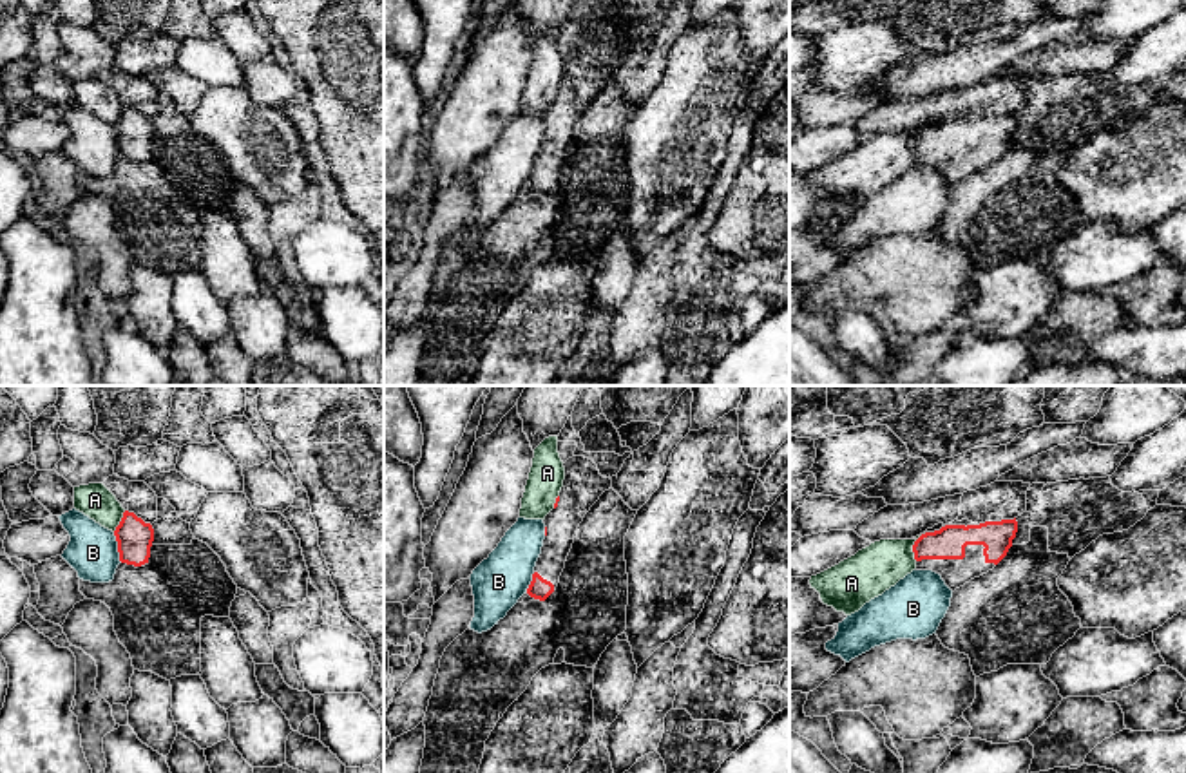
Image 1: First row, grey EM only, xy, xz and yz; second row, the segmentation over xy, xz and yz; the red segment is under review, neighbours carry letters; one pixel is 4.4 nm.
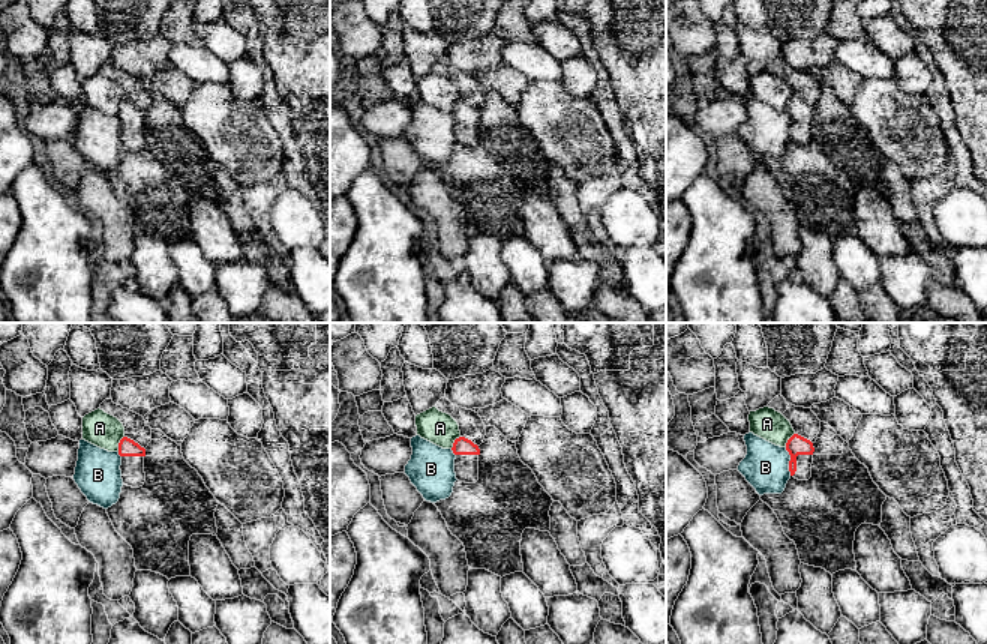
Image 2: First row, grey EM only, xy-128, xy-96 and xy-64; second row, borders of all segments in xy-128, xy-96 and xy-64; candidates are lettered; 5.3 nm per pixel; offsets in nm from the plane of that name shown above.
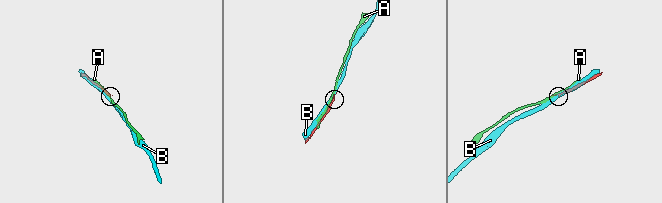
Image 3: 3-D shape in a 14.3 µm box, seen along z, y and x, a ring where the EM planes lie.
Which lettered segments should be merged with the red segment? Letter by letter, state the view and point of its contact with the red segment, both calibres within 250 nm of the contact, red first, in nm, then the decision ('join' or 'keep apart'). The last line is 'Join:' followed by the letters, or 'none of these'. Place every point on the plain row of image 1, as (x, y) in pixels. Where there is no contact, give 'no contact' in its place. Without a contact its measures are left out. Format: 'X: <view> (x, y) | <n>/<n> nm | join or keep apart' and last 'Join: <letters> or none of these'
A: yz (913, 140) | 150/220 nm | keep apart
B: xy (118, 142) | 160/220 nm | keep apart
Join: none of these

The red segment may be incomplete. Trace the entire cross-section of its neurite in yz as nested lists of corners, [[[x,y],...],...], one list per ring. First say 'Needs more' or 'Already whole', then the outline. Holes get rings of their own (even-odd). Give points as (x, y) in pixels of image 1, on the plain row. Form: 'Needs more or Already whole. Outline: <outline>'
Needs more. Outline: [[[985,116],[980,119],[945,119],[922,129],[914,139],[914,165],[933,165],[954,186],[974,172],[992,165],[1012,141],[1018,116]]]

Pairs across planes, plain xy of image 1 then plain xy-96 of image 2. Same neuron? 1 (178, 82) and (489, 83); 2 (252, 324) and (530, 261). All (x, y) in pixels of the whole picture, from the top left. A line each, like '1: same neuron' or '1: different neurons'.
1: same neuron
2: different neurons

